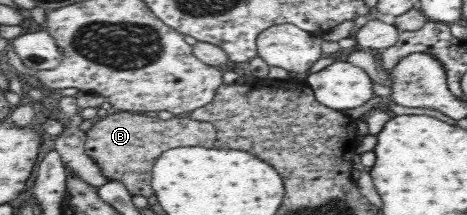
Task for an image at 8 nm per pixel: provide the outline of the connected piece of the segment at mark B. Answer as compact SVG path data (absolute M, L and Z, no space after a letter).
M119 111L101 117L86 131L84 150L109 181L125 184L131 196L140 194L147 198L154 193L151 178L157 157L166 150L183 146L213 148L216 138L216 130L210 122L178 116L162 120L144 113Z

